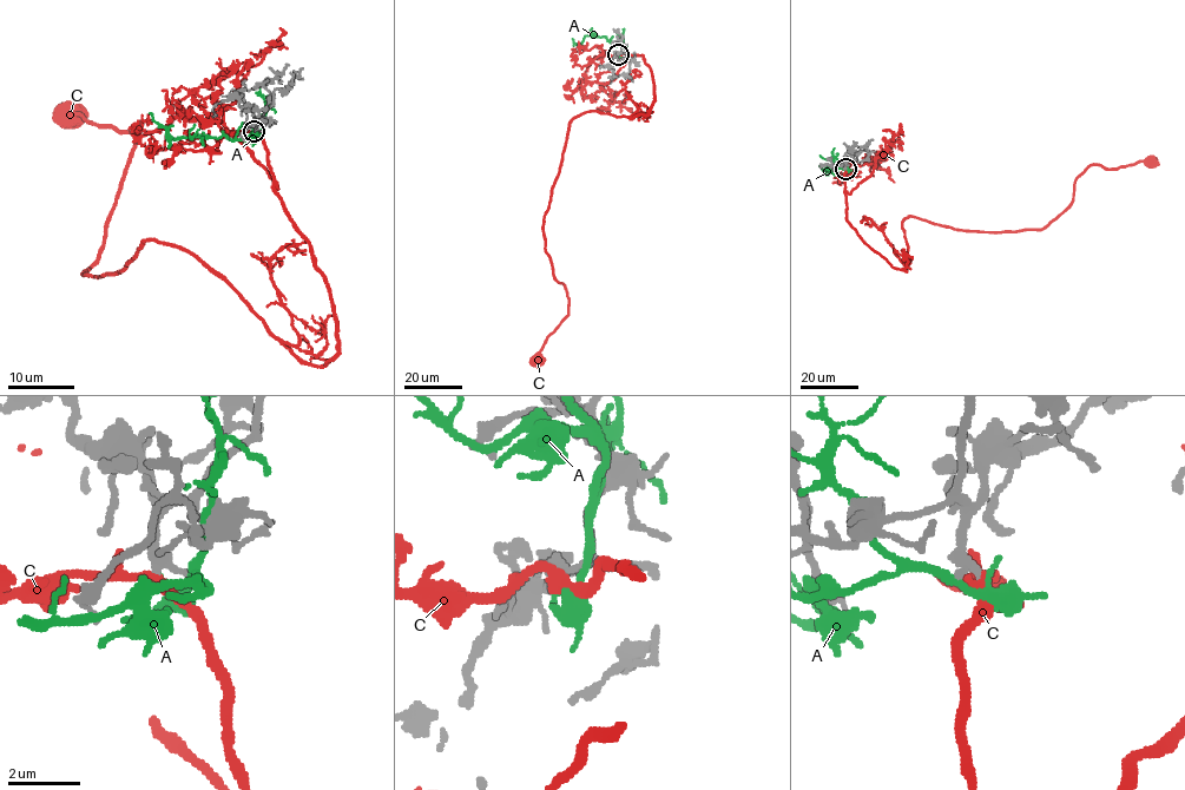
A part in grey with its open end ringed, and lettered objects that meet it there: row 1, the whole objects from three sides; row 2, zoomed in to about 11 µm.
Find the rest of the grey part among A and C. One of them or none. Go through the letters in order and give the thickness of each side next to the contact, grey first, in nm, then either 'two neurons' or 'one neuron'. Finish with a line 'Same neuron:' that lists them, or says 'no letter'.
A: 170 nm thick on the grey side, 220 nm on the other; two neurons
C: 280 nm thick on the grey side, 320 nm on the other; one neuron
Same neuron: C

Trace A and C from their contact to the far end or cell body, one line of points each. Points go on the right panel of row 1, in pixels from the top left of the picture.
A: (843, 169), (827, 171), (836, 169), (829, 160)
C: (844, 169), (848, 222), (900, 269), (907, 217), (981, 231), (1042, 230), (1068, 205), (1090, 165), (1152, 162)

